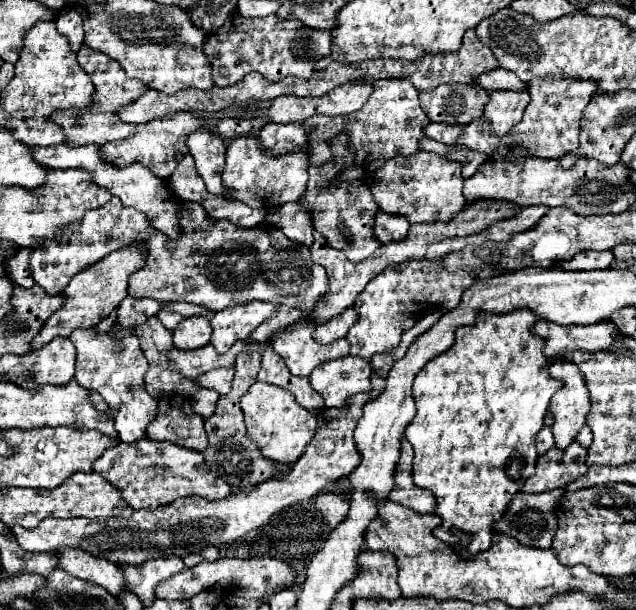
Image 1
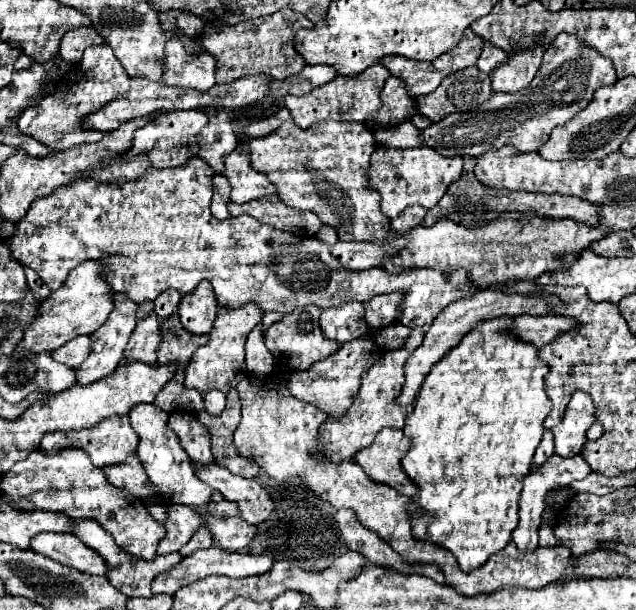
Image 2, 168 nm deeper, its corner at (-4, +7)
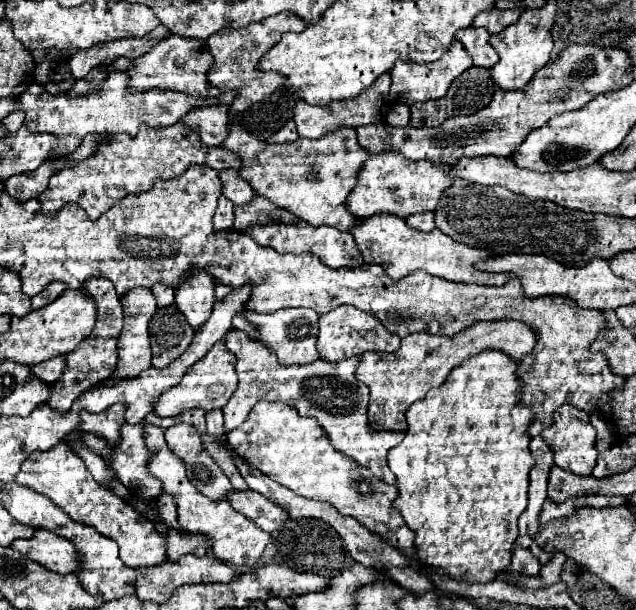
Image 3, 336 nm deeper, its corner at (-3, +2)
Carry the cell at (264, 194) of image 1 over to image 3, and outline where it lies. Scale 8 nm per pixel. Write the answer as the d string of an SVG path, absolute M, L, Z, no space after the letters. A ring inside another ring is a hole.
M230 169L220 171L220 181L222 181L222 195L230 199L234 205L250 203L250 199L254 197L254 189L250 187L250 183L238 177L236 171L230 171Z

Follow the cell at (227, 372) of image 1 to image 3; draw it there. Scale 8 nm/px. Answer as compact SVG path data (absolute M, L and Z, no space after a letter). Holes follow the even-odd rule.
M218 341L206 353L204 359L200 359L198 363L194 363L194 367L190 367L190 371L176 387L170 387L154 401L152 413L156 413L158 417L178 417L188 409L202 409L206 413L214 409L222 409L228 403L230 395L234 393L236 383L238 383L238 377L234 371L234 355L230 355L230 351L222 347L222 341Z

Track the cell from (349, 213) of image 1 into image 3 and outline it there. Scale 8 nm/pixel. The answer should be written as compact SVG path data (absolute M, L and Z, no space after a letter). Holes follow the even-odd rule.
M230 125L228 135L220 147L230 149L242 157L240 177L246 179L258 195L268 197L272 203L294 213L298 219L314 227L330 225L340 231L348 231L354 227L354 223L358 223L358 219L346 211L344 201L358 181L358 167L362 167L370 155L358 147L354 129L336 129L316 141L300 137L292 143L280 145L260 141L240 125Z

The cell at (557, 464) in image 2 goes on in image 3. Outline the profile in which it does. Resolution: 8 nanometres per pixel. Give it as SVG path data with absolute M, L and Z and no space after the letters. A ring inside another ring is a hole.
M516 545L514 547L514 559L512 559L508 571L520 573L520 575L526 575L526 577L536 577L540 573L540 563L528 549L522 549L522 547Z

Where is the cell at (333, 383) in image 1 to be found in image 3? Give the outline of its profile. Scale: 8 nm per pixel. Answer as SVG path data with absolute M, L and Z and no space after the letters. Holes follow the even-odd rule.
M232 329L222 341L226 349L236 355L236 373L240 379L238 389L222 407L226 431L236 429L258 401L282 401L292 405L302 417L314 417L338 451L356 459L358 463L362 463L362 467L374 471L374 475L378 475L384 483L396 483L392 471L388 469L386 453L390 451L390 447L398 445L404 439L404 433L376 431L370 425L368 387L354 377L358 357L342 359L338 363L326 363L324 359L318 359L314 363L286 367L276 361L276 355L270 349L250 339L244 331Z

